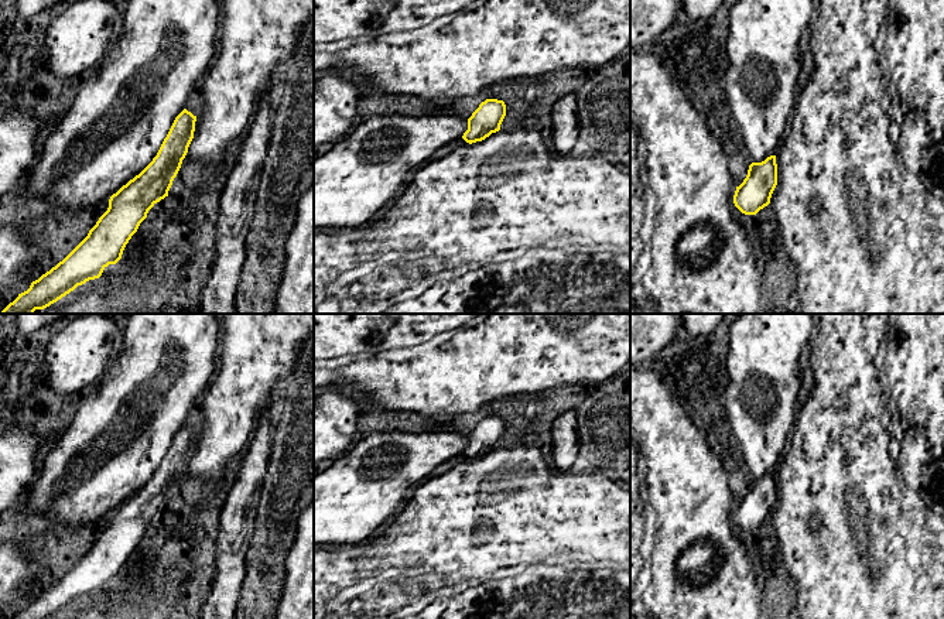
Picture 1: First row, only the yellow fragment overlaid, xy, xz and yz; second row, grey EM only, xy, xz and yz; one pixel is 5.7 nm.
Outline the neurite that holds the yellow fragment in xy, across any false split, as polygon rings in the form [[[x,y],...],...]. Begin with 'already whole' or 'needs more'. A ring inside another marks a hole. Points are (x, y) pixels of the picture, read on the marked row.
already whole; [[[184,109],[175,117],[153,161],[110,196],[107,211],[88,236],[0,314],[34,314],[78,285],[99,278],[109,264],[116,264],[148,211],[168,196],[194,138],[195,122],[196,116]]]

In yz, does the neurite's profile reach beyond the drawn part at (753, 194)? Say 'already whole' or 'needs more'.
already whole

